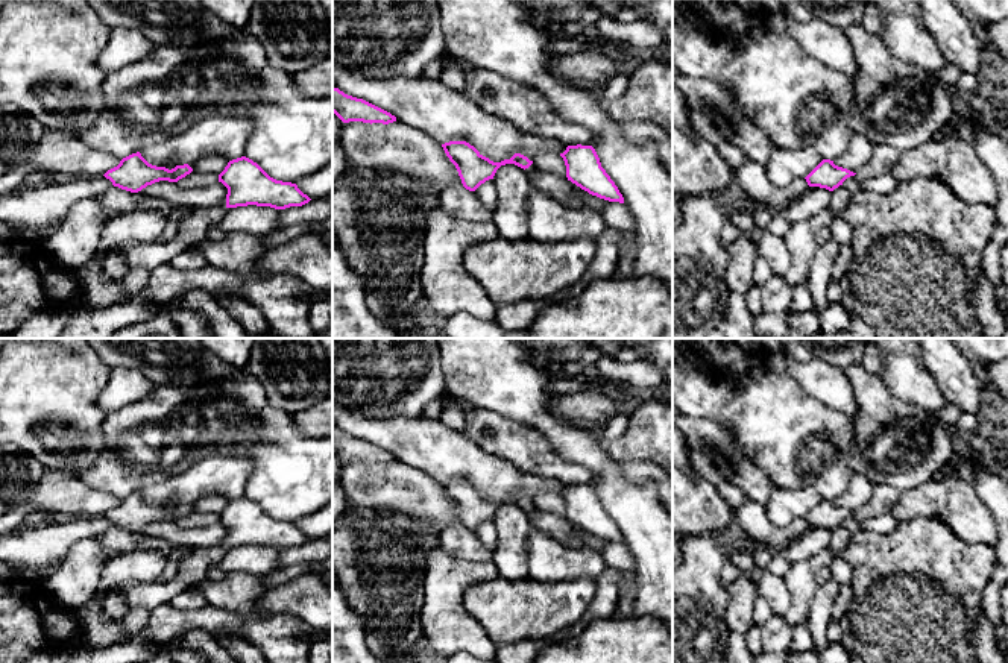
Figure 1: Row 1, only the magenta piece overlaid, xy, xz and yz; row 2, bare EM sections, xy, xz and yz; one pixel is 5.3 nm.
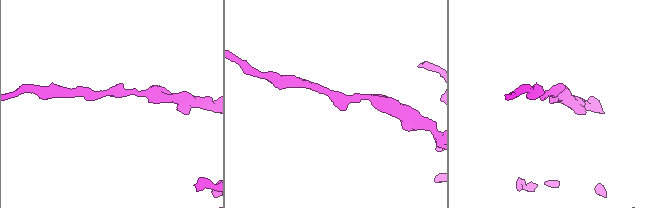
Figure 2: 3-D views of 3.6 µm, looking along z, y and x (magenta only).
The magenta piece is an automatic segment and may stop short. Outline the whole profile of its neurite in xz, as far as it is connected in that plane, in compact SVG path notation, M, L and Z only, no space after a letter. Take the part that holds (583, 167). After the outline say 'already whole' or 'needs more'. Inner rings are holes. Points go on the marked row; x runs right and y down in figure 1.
M568 146L560 156L566 165L568 181L592 196L624 203L622 194L601 167L600 158L592 146Z | already whole

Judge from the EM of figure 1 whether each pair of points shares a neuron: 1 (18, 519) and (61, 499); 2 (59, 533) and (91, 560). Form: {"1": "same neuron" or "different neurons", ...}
{"1": "same neuron", "2": "different neurons"}

